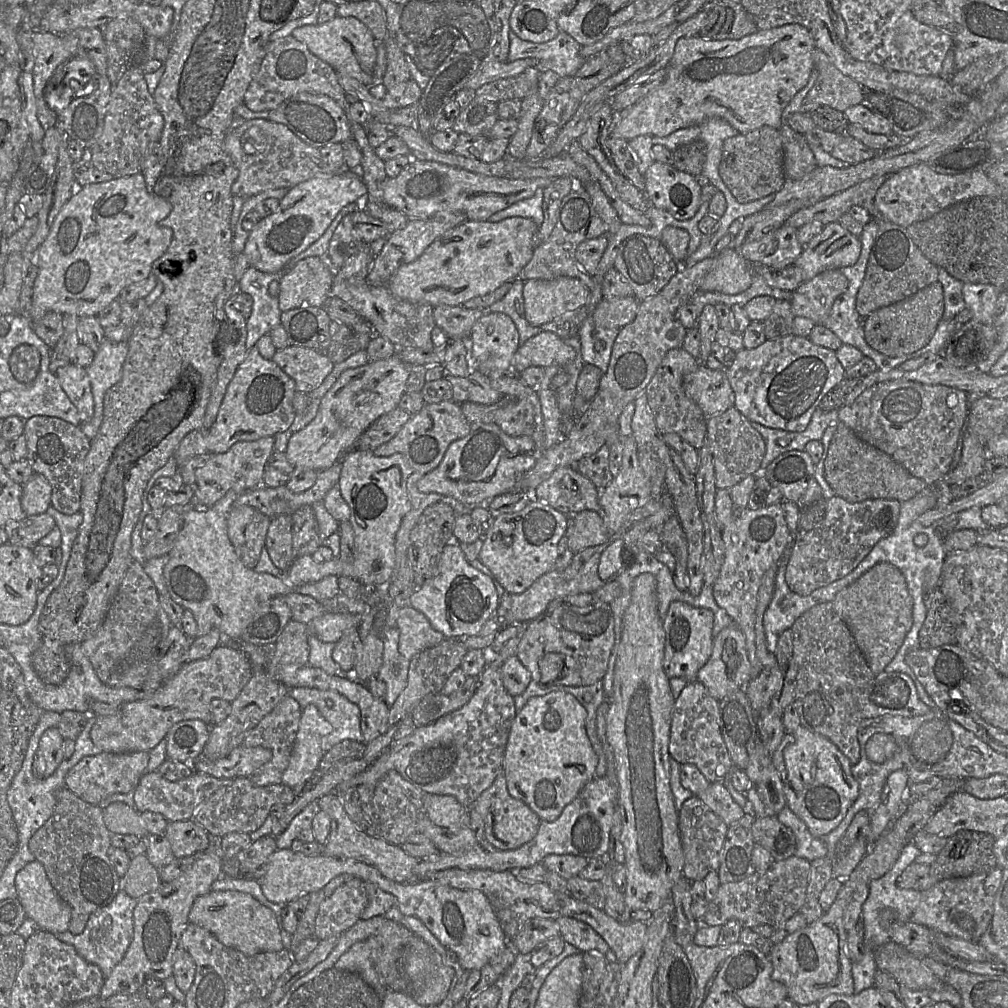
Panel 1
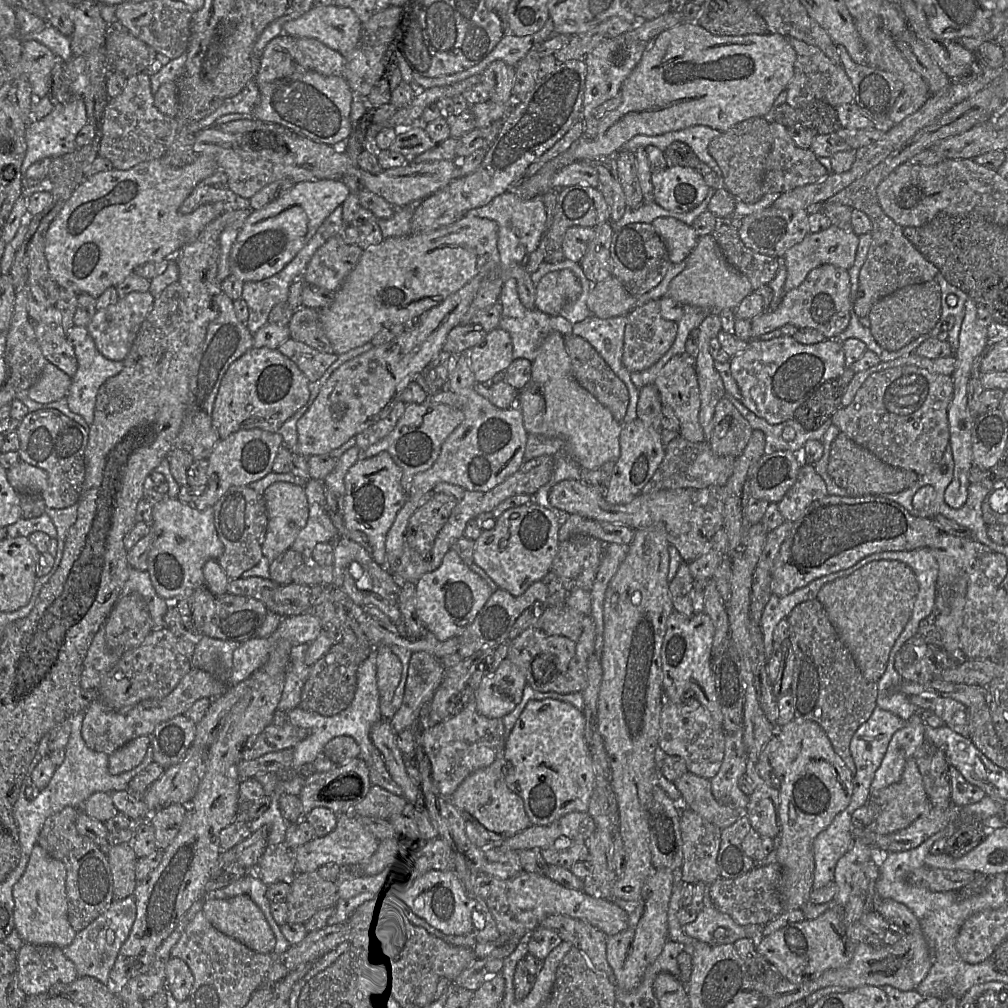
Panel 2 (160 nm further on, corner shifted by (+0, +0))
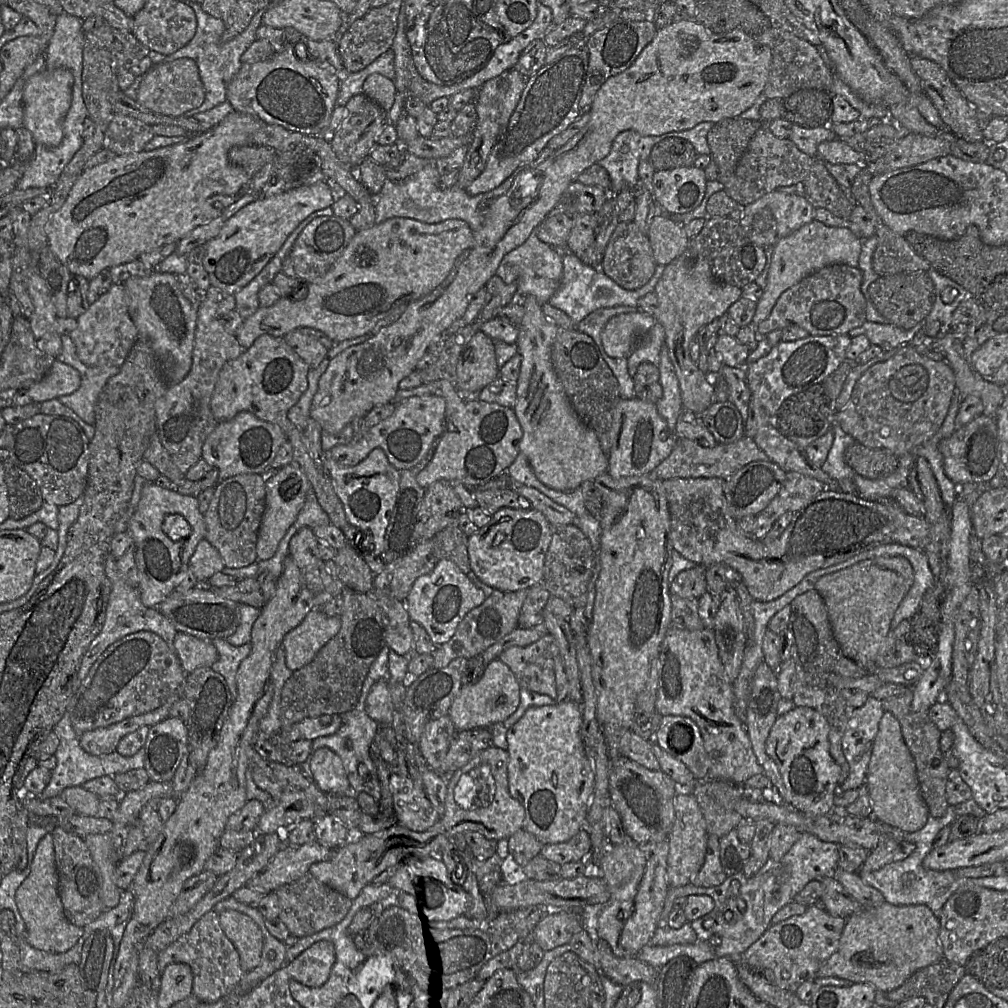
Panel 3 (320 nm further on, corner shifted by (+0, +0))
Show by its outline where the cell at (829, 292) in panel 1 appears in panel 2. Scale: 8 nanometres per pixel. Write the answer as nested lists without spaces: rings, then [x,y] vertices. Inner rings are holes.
[[[824,264],[809,272],[805,280],[785,294],[775,310],[766,310],[751,320],[751,339],[778,330],[784,325],[811,328],[822,333],[826,339],[837,339],[847,328],[853,305],[848,271],[832,264]]]

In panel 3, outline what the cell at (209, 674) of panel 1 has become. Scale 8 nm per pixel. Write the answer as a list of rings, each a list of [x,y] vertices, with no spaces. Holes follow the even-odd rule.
[[[183,684],[160,708],[152,712],[127,718],[108,727],[84,732],[80,736],[80,745],[85,752],[92,756],[111,754],[116,751],[120,740],[127,734],[144,726],[150,728],[167,719],[172,705],[182,698]]]

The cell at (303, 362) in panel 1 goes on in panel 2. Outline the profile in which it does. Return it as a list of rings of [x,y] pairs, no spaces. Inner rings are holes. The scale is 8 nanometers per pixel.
[[[292,338],[283,342],[278,350],[298,366],[309,382],[320,379],[338,358],[334,352],[323,353]]]

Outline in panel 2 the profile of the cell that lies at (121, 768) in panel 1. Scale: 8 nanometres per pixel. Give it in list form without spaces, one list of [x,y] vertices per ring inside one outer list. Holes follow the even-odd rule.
[[[144,735],[131,740],[111,755],[108,755],[109,773],[119,775],[138,766],[144,759],[150,745],[150,736]]]

